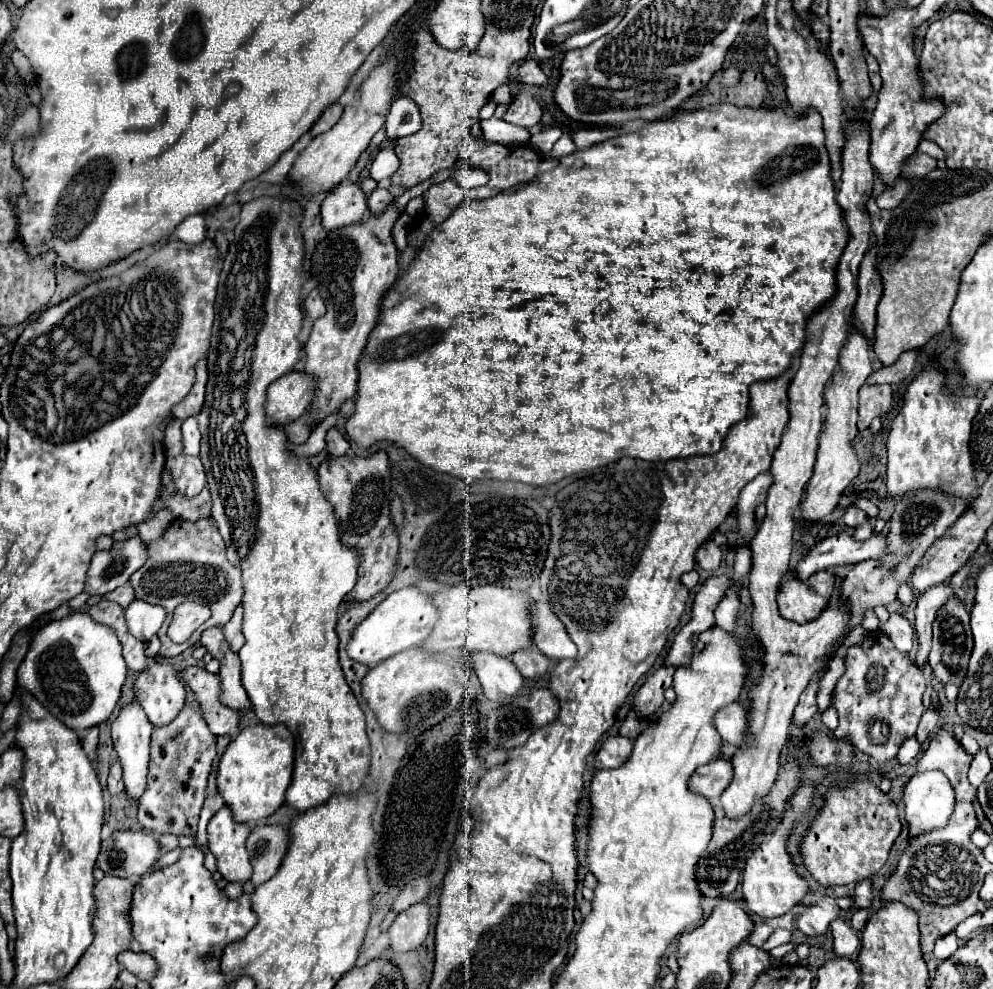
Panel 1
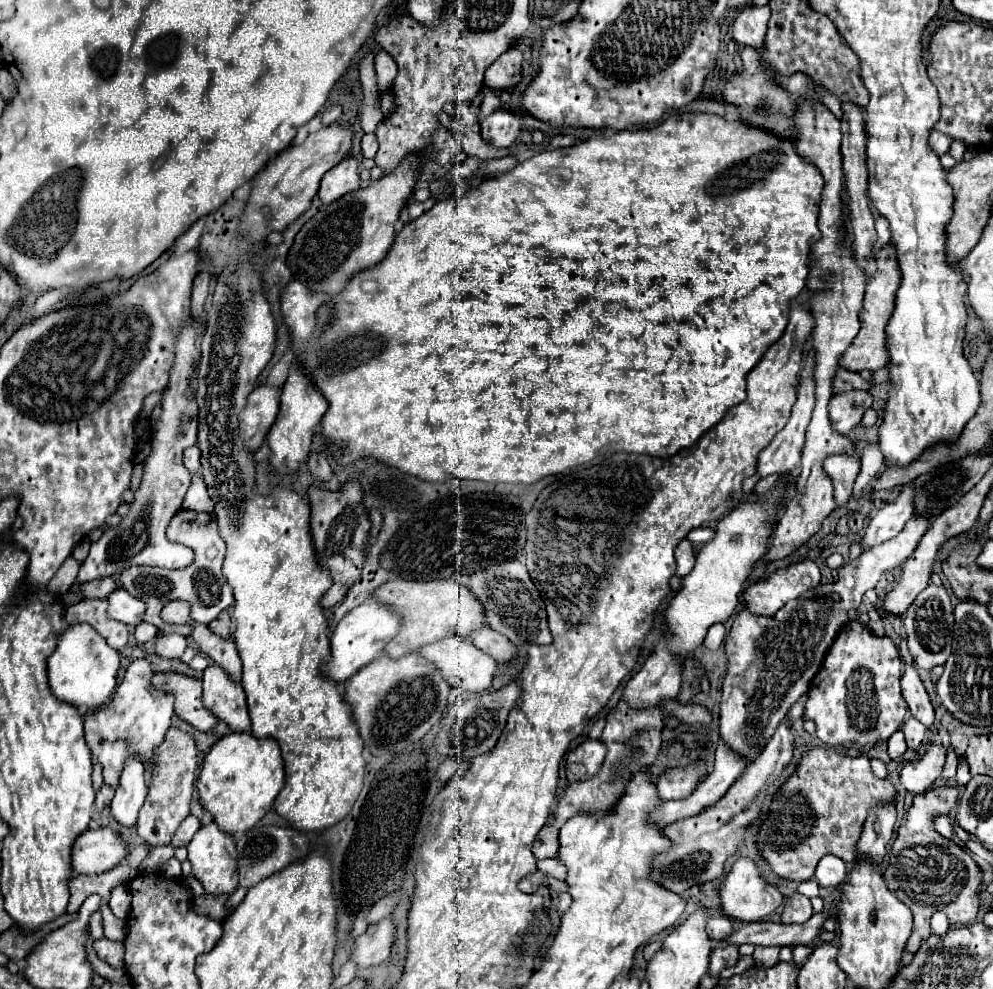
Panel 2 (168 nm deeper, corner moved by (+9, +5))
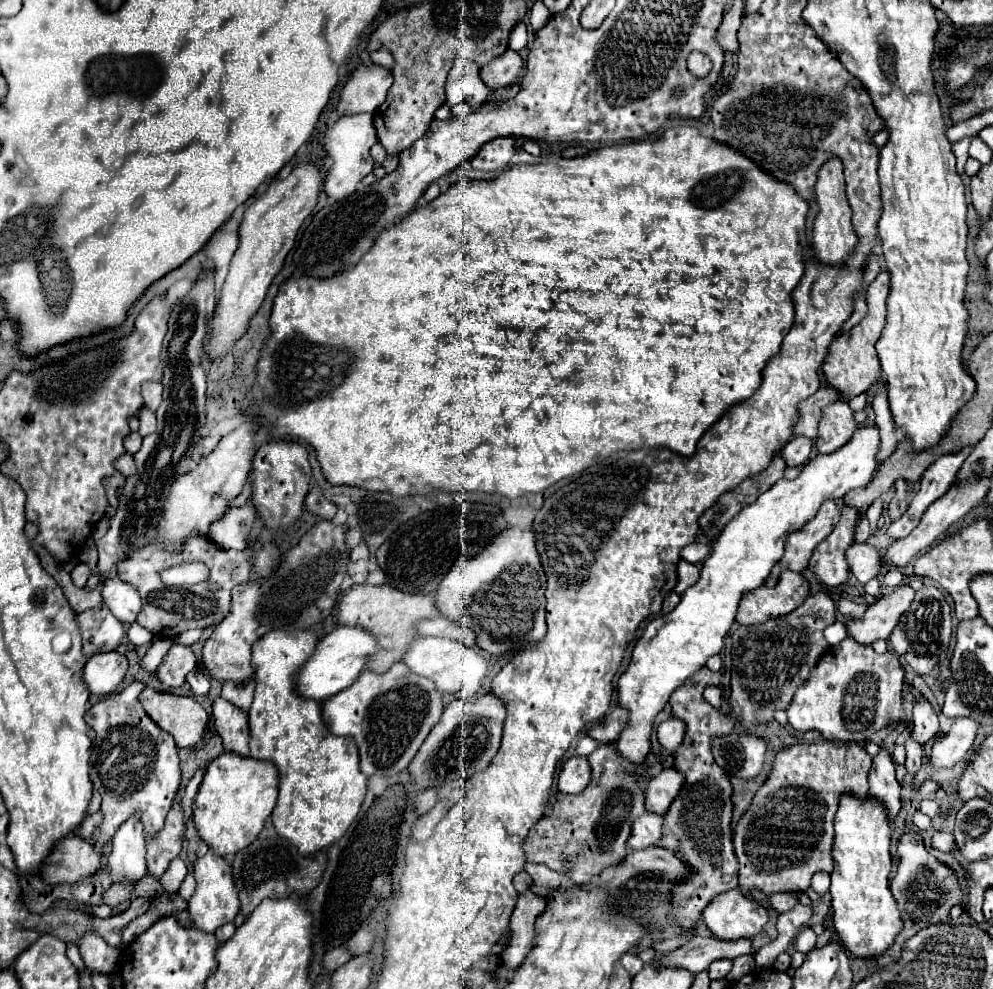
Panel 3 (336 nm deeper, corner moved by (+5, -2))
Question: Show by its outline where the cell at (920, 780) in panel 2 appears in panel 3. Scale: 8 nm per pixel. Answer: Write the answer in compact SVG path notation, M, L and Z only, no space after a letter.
M959 718L953 722L951 730L943 736L937 736L931 746L931 764L935 768L953 768L957 762L961 762L969 748L973 746L973 740L977 736L977 722Z

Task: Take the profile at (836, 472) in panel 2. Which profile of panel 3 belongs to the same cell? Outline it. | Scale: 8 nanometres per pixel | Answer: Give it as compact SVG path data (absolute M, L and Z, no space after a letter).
M859 428L853 434L853 438L845 446L841 446L839 450L835 450L831 454L819 454L819 456L811 458L809 464L803 466L803 470L799 472L799 476L795 480L775 482L775 486L771 486L767 492L763 492L753 504L745 506L725 526L725 530L713 540L711 552L701 564L699 582L695 586L687 588L681 594L681 602L675 606L675 610L671 610L669 614L657 616L655 620L651 620L647 624L643 636L637 640L637 644L633 648L633 656L631 656L627 672L623 672L621 678L619 678L619 688L617 688L619 704L629 710L629 726L621 732L621 736L617 740L617 748L623 754L627 764L645 760L645 756L651 750L649 736L651 736L651 730L653 730L655 716L663 710L669 696L679 686L683 686L683 682L687 678L691 678L695 672L699 672L713 654L719 654L719 650L723 648L725 636L735 626L735 616L737 616L739 602L741 602L743 594L747 590L753 590L753 588L759 588L759 586L765 584L765 578L769 576L773 564L779 562L781 556L783 556L783 544L785 544L787 536L791 532L799 530L801 526L805 526L817 514L821 502L825 502L825 500L843 500L843 496L849 490L867 486L867 482L873 478L873 472L875 472L877 446L879 446L877 428Z

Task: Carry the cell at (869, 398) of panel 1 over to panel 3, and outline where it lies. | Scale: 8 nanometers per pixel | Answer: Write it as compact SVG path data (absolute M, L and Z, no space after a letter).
M845 400L833 402L823 410L823 420L819 424L817 450L821 454L835 452L843 444L851 440L851 434L857 430L857 422L853 418L853 410Z

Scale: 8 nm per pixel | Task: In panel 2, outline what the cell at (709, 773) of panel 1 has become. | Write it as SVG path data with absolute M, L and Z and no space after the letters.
M699 759L697 763L691 763L691 765L675 765L675 767L667 767L655 787L657 787L657 795L659 799L663 801L669 801L669 799L685 799L693 793L693 789L697 787L697 783L701 781L705 773L705 763Z

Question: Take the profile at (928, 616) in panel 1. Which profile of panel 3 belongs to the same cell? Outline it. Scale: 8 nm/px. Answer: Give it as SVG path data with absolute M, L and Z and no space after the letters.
M917 696L913 702L913 730L911 736L925 744L927 740L935 738L939 734L939 716L933 710L933 706L923 698Z

